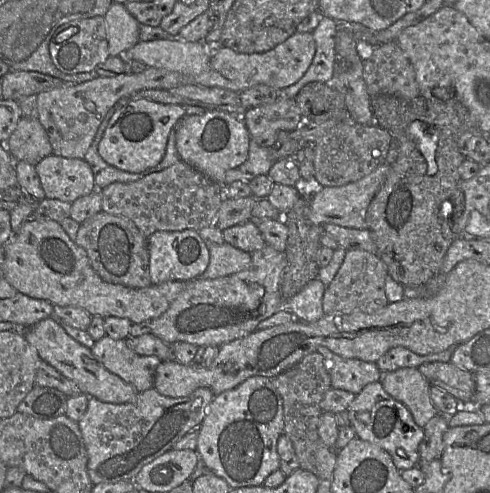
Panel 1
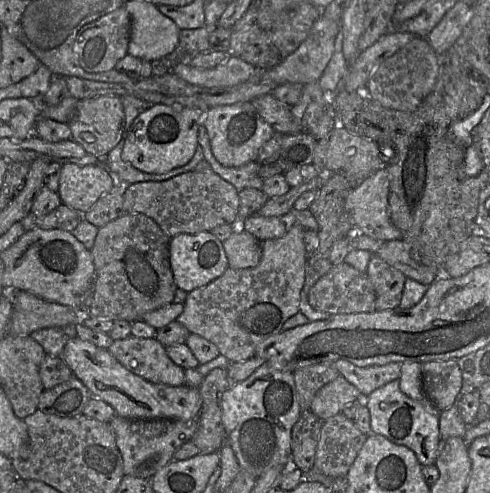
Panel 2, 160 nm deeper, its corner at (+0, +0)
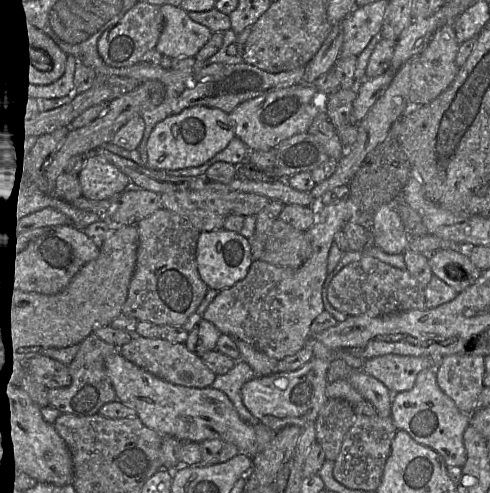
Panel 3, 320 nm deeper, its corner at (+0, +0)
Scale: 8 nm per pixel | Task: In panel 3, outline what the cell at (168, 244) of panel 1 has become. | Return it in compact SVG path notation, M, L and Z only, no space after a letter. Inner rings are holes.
M225 229L201 232L197 241L197 269L201 279L211 290L221 291L243 280L249 271L253 258L249 239L239 232Z

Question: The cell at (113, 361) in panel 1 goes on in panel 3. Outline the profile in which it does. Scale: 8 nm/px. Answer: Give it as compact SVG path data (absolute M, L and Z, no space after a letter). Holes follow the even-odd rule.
M134 335L130 342L119 347L119 354L136 366L175 385L207 388L216 378L216 374L205 365L201 357L191 352L184 343L172 343L161 338L153 339Z

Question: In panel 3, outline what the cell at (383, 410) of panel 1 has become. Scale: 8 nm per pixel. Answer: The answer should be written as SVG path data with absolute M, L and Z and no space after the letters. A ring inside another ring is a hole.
M437 365L417 375L414 387L396 393L391 403L391 418L398 430L403 430L419 444L427 446L442 456L448 467L462 467L467 460L463 434L470 426L469 413L460 411L454 401L437 384Z

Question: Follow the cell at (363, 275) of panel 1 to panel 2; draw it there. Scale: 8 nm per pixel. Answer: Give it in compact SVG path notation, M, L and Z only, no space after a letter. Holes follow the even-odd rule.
M377 255L371 257L365 272L375 289L375 310L398 307L407 279L405 274Z

